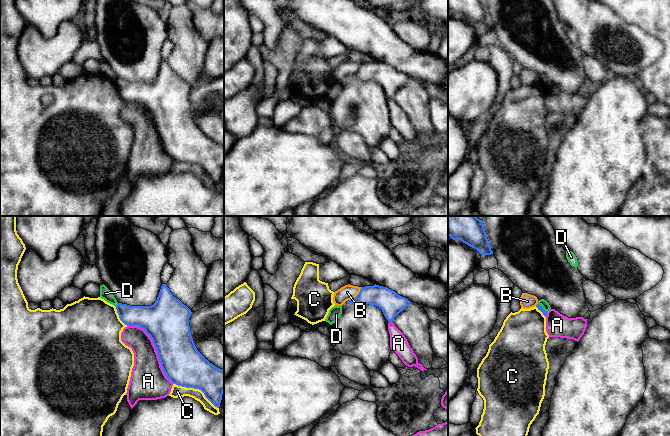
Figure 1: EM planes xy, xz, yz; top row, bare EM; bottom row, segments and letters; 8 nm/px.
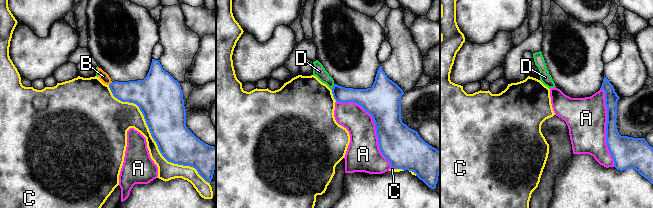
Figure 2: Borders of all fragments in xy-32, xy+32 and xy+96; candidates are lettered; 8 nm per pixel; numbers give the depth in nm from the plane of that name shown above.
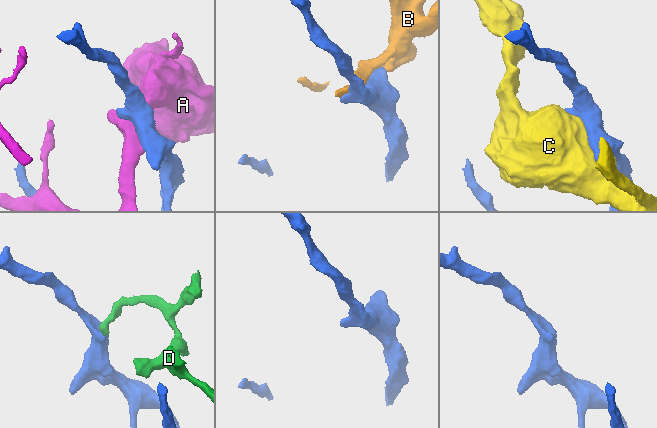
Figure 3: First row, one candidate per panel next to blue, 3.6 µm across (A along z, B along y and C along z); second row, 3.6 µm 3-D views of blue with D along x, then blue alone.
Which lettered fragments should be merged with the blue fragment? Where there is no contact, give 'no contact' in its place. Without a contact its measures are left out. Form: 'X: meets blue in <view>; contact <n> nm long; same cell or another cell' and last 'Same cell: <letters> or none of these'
A: meets blue in xy; contact 600 nm long; another cell
B: meets blue in xz; contact 150 nm long; another cell
C: meets blue in xy; contact 420 nm long; another cell
D: meets blue in xy; contact 40 nm long; another cell
Same cell: none of these

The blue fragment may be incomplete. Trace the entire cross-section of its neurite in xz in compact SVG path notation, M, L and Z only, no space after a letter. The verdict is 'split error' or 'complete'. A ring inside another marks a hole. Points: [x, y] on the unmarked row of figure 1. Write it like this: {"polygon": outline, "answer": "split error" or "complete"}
{"polygon": "M376 60L361 63L359 70L354 75L347 77L347 80L352 78L379 83L388 98L392 98L411 79L407 74L398 71L395 67Z", "answer": "complete"}

